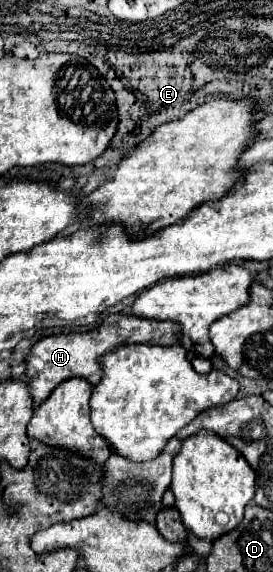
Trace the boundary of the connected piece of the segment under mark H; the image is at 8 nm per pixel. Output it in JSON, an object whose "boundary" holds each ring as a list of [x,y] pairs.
{"boundary":[[[107,315],[103,323],[85,333],[59,333],[59,335],[49,335],[39,339],[29,355],[25,357],[25,377],[27,385],[33,397],[33,407],[37,407],[41,401],[47,399],[47,395],[63,381],[79,377],[91,383],[91,379],[97,375],[99,377],[99,365],[97,359],[121,345],[127,343],[147,343],[147,345],[179,345],[175,337],[175,323],[169,321],[155,321],[155,319],[143,319],[143,317],[131,317],[131,315]]]}

